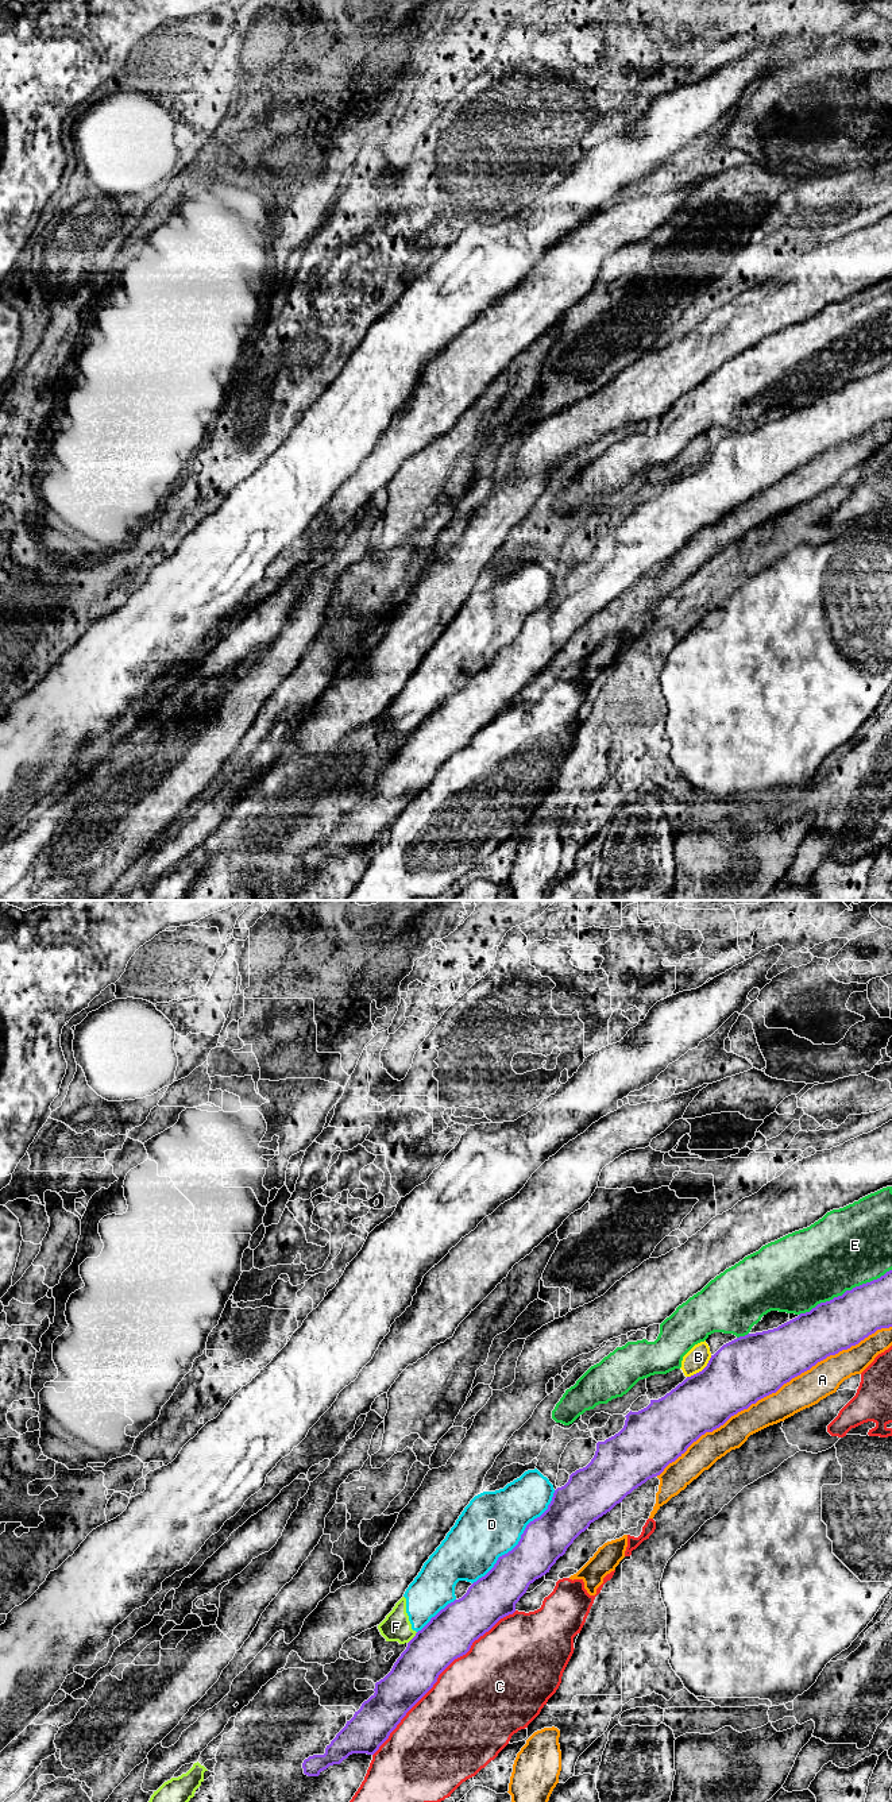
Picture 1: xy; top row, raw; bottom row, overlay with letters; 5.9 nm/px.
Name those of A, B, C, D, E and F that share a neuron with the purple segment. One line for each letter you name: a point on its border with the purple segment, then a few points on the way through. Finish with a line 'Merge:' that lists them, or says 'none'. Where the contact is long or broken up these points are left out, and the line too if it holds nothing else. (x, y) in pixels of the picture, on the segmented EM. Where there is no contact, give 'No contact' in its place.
Merge: none

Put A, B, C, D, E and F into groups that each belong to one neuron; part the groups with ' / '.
A / B / C D F / E

